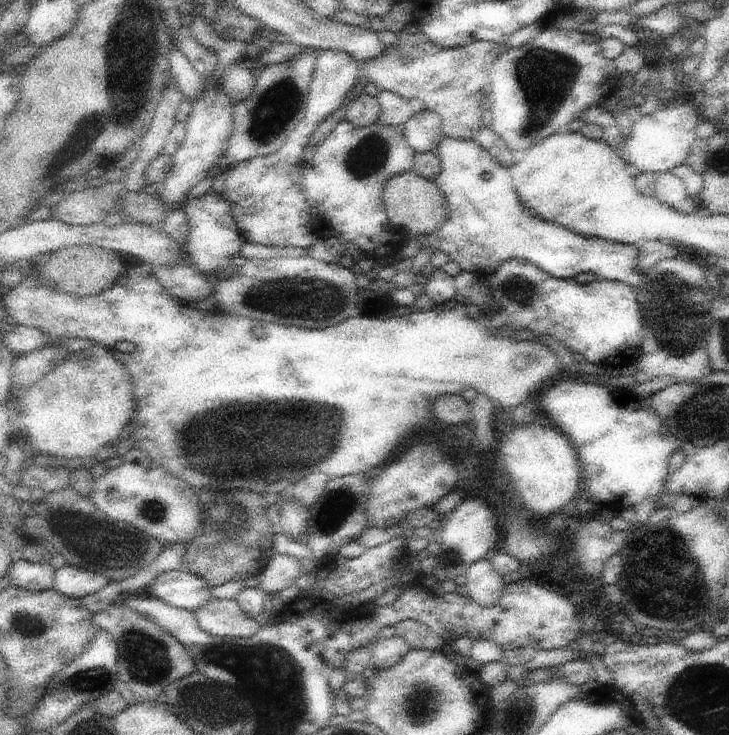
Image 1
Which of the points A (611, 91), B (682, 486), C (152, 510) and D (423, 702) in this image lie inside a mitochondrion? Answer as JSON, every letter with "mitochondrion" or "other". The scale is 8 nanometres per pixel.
{"A":"other","B":"other","C":"mitochondrion","D":"mitochondrion"}

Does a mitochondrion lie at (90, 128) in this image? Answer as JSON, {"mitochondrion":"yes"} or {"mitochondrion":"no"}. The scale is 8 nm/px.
{"mitochondrion":"yes"}

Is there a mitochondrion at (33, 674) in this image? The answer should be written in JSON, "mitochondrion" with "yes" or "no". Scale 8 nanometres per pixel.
{"mitochondrion":"no"}

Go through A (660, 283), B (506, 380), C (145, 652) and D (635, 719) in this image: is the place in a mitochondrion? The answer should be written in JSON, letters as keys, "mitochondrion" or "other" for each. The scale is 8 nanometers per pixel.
{"A":"other","B":"other","C":"mitochondrion","D":"other"}

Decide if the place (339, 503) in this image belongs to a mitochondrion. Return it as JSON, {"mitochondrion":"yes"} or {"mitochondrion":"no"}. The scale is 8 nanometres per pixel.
{"mitochondrion":"yes"}

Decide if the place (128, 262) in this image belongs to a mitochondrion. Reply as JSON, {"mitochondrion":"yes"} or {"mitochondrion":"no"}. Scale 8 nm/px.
{"mitochondrion":"no"}

